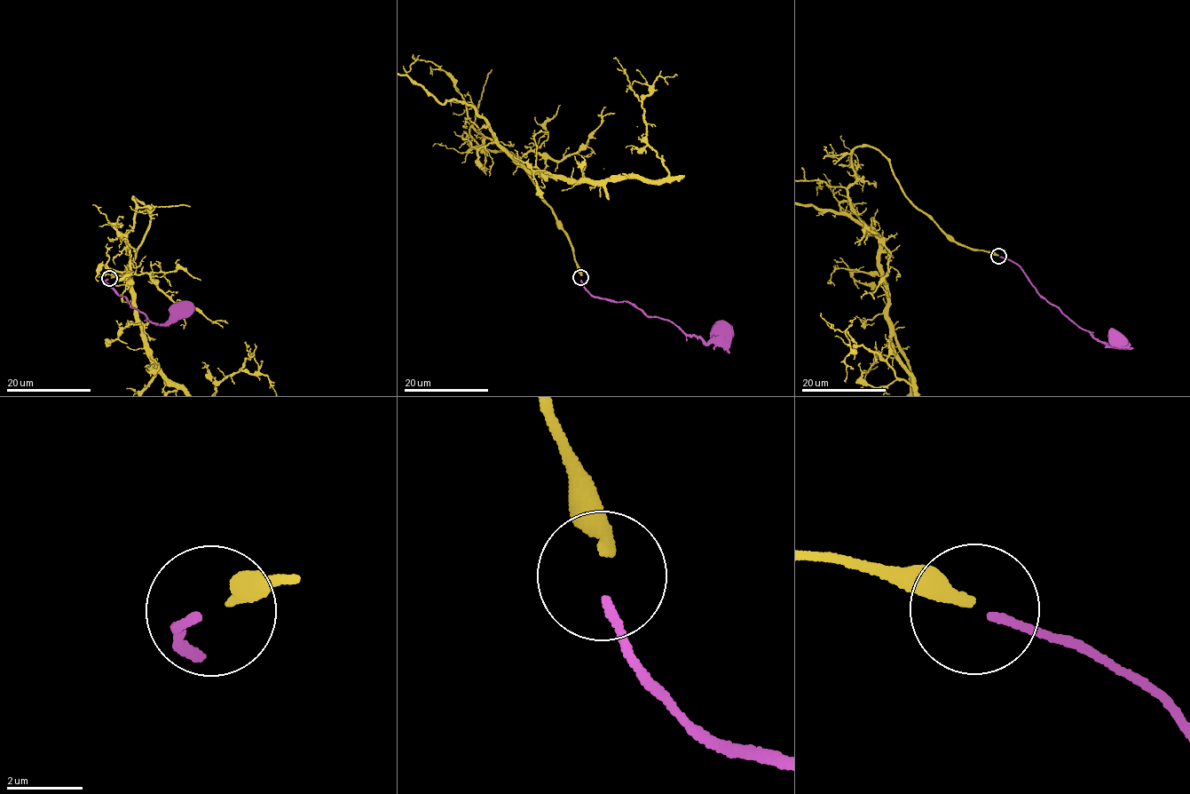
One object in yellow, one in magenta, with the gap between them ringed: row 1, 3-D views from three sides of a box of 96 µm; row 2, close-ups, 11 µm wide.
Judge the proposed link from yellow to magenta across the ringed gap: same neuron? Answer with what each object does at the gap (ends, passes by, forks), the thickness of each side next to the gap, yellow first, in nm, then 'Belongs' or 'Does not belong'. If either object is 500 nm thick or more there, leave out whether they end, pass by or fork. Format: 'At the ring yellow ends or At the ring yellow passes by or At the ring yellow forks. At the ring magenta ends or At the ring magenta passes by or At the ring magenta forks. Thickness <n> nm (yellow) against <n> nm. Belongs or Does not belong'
At the ring yellow ends. At the ring magenta ends. Thickness 400 nm (yellow) against 220 nm. Does not belong

